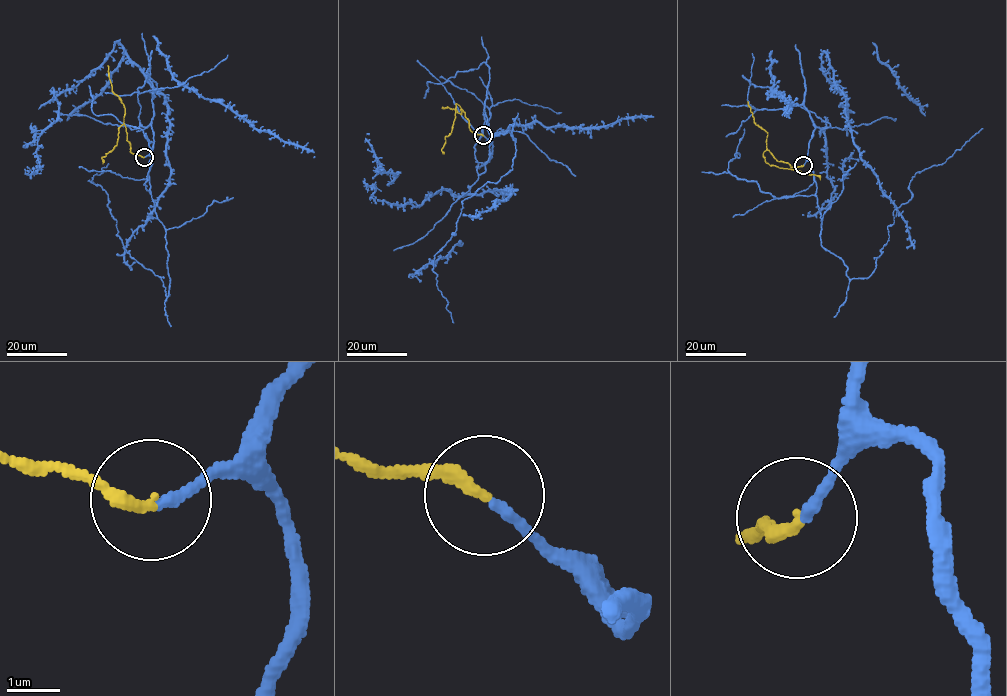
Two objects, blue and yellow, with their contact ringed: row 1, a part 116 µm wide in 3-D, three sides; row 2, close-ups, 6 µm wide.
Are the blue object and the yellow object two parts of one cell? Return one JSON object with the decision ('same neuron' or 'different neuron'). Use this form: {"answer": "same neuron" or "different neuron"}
{"answer": "same neuron"}

